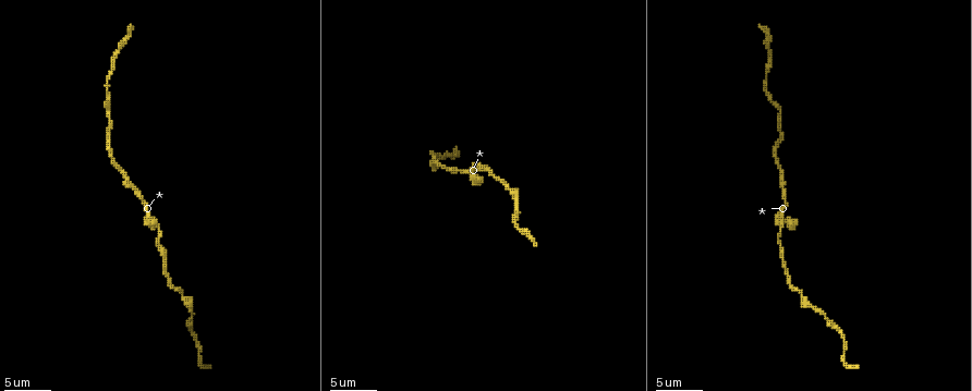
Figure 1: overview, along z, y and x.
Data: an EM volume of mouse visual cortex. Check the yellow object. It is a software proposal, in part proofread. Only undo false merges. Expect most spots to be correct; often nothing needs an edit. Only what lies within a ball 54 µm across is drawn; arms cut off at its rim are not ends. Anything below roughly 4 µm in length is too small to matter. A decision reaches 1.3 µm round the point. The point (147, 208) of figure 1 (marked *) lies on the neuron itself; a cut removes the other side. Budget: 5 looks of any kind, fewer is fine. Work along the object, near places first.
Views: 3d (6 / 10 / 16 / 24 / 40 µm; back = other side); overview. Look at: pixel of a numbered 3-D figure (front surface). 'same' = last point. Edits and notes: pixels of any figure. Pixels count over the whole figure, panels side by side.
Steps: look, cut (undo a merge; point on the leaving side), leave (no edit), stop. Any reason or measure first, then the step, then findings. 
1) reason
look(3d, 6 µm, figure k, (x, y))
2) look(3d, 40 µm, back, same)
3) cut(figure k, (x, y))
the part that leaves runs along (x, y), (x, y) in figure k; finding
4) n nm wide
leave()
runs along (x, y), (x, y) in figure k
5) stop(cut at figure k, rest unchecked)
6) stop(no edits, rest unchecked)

a narrow waist
look(3d, 10 µm, figure 1, (784, 255))

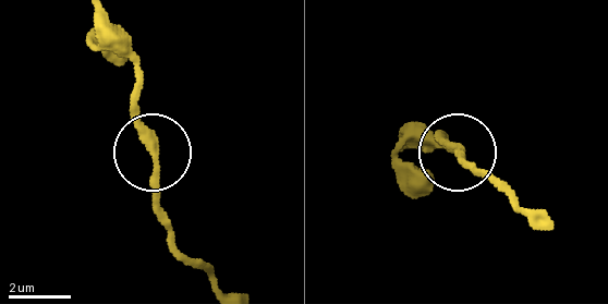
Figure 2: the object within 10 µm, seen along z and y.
leave()
one neuron here

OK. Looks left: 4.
narrows sharply
look(3d, 10 µm, figure 1, (192, 317))

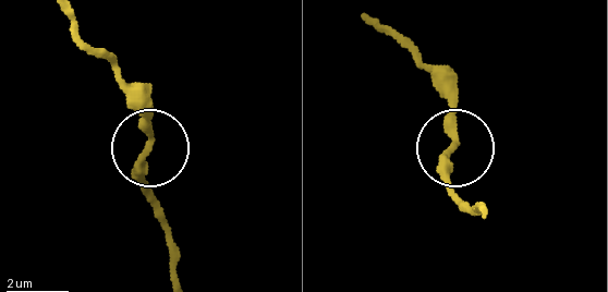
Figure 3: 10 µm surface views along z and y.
leave()
one neuron here

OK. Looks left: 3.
stop(no edits, rest unchecked)

